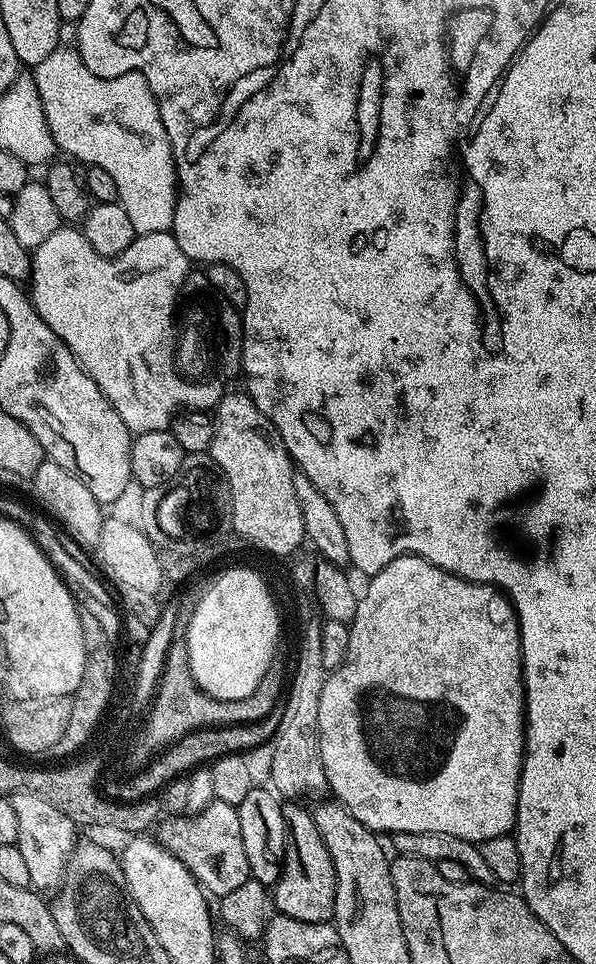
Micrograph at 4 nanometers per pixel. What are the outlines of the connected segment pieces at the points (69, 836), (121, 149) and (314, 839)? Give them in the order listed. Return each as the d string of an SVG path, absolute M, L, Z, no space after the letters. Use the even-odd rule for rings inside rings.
M14 793L10 799L14 814L18 814L18 838L15 845L22 850L22 858L26 858L31 887L44 894L48 894L51 888L59 889L70 854L76 851L78 825L66 818L66 814L62 814L54 802L48 802L43 794Z
M68 22L61 23L60 43L34 68L38 98L42 98L42 110L56 147L61 153L73 156L68 157L73 161L81 160L84 166L101 167L114 178L118 203L122 210L126 210L137 236L169 231L174 222L178 185L174 154L166 126L162 126L158 102L140 72L127 72L114 78L95 76L82 62L75 42L75 27Z
M296 802L282 803L282 822L288 837L284 843L284 868L278 882L271 889L275 911L282 916L296 918L298 922L327 924L332 920L334 898L336 897L336 875L330 850L318 834L311 811Z

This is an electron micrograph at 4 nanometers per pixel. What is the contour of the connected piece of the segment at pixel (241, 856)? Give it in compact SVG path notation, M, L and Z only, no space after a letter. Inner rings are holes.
M213 800L201 812L172 814L159 825L158 839L167 852L173 852L194 874L201 888L213 897L230 894L250 878L246 862L246 846L242 846L242 826L233 805Z

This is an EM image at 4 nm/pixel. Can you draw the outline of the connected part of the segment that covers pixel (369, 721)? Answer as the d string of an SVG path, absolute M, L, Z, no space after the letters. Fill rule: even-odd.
M399 556L394 558L378 573L371 577L368 589L356 601L356 613L348 629L348 649L346 658L336 667L329 671L326 682L322 686L322 698L318 702L318 734L320 735L320 753L322 754L322 766L326 770L328 786L333 796L343 807L349 808L371 832L377 834L395 834L397 832L437 832L438 834L450 834L463 840L479 842L507 836L516 826L516 807L518 806L518 794L520 793L520 771L524 765L524 667L520 661L520 623L516 617L516 607L511 600L496 587L495 584L478 584L475 580L464 580L461 576L450 574L438 566L431 564L421 556Z

